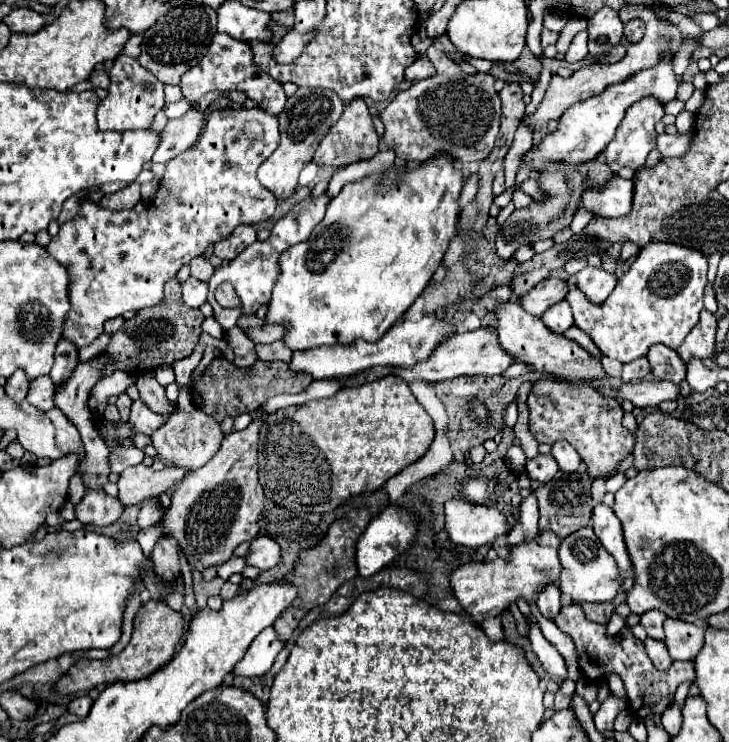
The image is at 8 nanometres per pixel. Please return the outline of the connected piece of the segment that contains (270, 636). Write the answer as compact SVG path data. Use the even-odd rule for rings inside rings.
M274 627L264 629L260 637L250 645L248 653L244 655L242 661L236 663L234 675L244 675L244 677L260 677L270 671L276 655L282 651L284 641L274 633Z

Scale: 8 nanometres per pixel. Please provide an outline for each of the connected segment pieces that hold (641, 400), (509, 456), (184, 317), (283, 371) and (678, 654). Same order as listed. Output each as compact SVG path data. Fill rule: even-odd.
M638 381L622 385L616 395L630 399L636 407L658 407L662 401L676 401L680 393L680 385L672 381Z
M512 445L512 447L506 451L506 463L508 463L508 467L510 467L514 473L524 473L526 455L524 455L522 447Z
M170 279L164 287L164 301L152 309L142 309L122 325L120 331L116 331L110 339L108 349L104 355L112 357L116 363L106 365L102 369L102 375L110 375L116 369L122 369L126 373L136 373L136 371L152 371L158 367L158 363L172 363L176 359L184 359L192 353L192 349L198 343L198 337L202 333L200 323L204 315L198 309L190 309L182 301L180 293L180 281Z
M220 359L218 363L208 365L204 377L194 385L192 399L194 403L208 415L212 415L216 421L222 421L224 417L238 417L242 413L252 413L262 403L266 403L270 397L278 393L302 393L312 383L312 377L308 375L294 375L288 371L288 365L284 361L256 361L248 369L240 369L234 363L228 365L226 359Z
M678 619L664 621L666 647L674 661L692 661L704 645L704 627Z

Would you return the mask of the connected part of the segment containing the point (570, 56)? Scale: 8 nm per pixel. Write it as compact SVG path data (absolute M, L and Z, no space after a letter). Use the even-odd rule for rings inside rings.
M580 31L574 37L570 49L566 51L566 61L568 63L578 63L578 61L582 61L586 57L588 57L588 33L586 31Z

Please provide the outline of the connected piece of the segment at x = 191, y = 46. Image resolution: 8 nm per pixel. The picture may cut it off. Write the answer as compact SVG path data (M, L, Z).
M188 3L176 7L168 11L164 17L160 17L144 33L138 63L148 71L152 71L162 83L178 85L180 77L204 57L214 33L216 33L216 11L212 7L202 3Z

